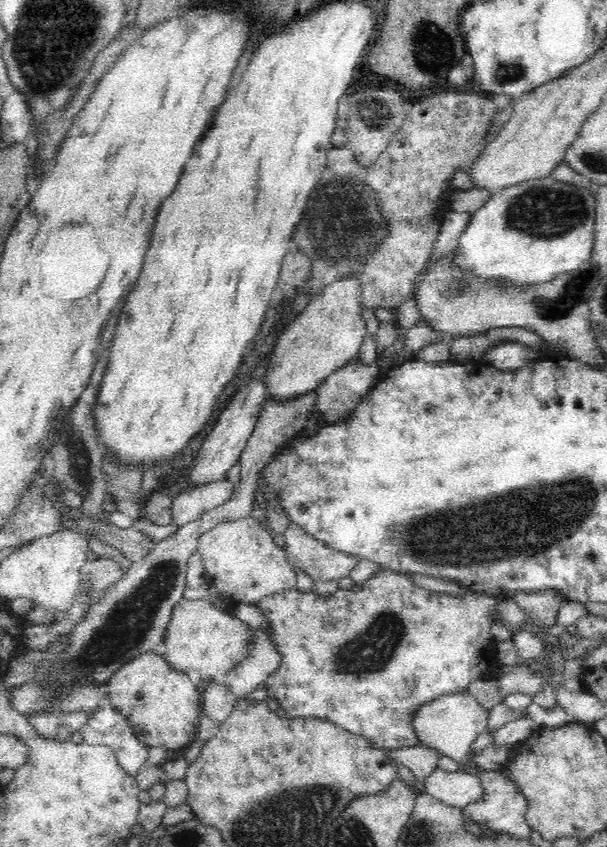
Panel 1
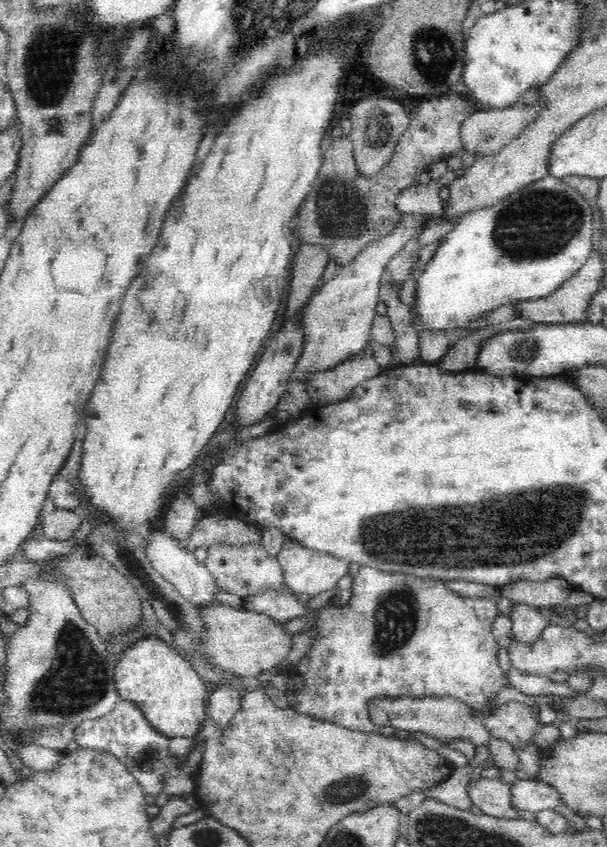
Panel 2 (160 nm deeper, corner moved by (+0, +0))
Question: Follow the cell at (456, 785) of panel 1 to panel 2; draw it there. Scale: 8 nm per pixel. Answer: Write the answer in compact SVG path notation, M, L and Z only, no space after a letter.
M480 775L474 784L468 785L467 790L474 806L478 806L484 814L536 823L534 812L515 812L511 808L509 784L503 783L500 778Z

